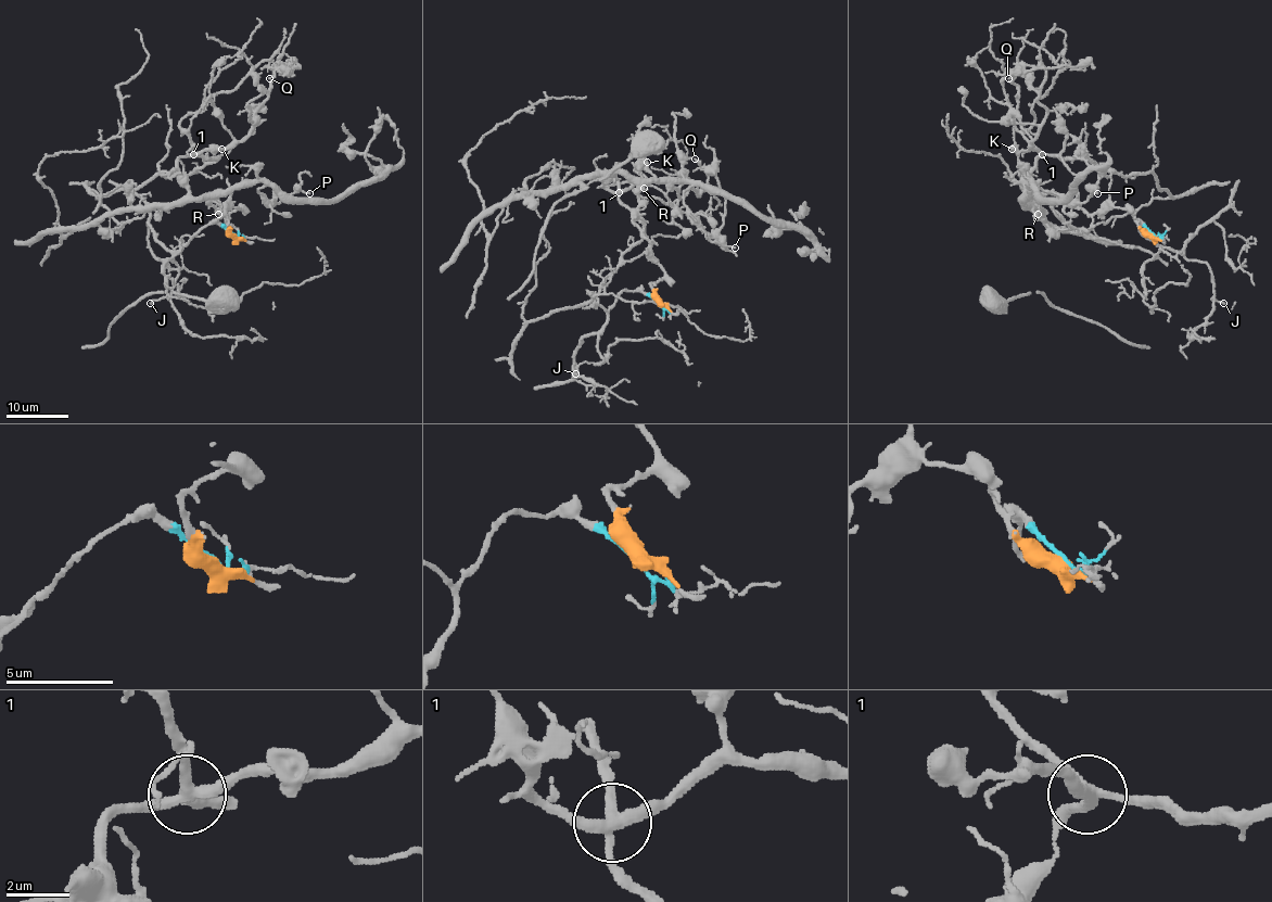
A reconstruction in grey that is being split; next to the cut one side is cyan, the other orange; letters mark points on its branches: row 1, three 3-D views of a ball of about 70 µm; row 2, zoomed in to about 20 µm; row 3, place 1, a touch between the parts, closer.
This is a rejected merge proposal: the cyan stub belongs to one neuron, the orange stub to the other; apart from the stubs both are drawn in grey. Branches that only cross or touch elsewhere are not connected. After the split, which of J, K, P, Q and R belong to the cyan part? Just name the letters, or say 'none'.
J

